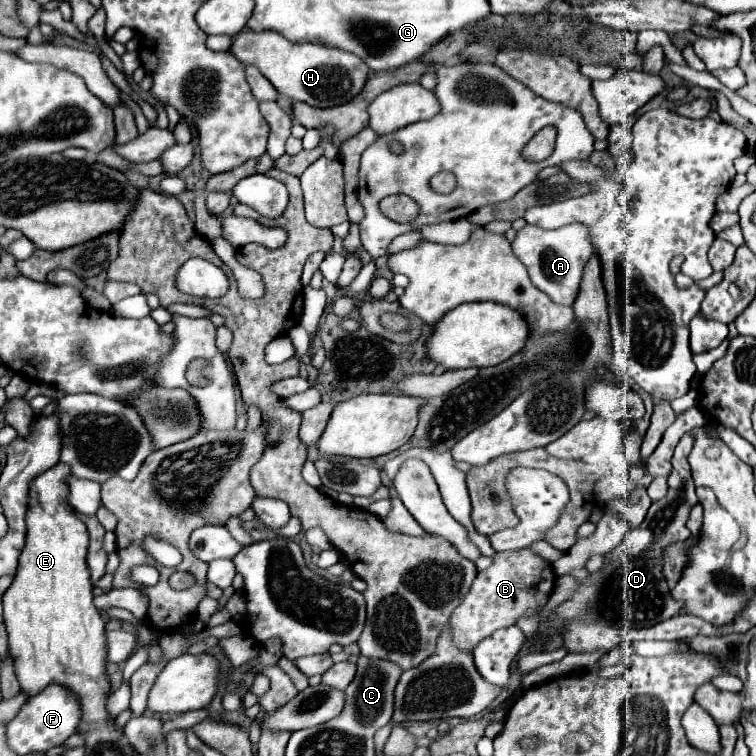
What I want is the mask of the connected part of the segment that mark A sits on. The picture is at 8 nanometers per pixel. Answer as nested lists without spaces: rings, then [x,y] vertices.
[[[572,223],[556,231],[526,225],[516,233],[516,239],[512,241],[512,249],[516,257],[526,265],[532,285],[544,291],[554,303],[560,303],[560,305],[574,303],[580,289],[582,269],[590,259],[590,255],[596,253],[596,245],[592,243],[592,239],[588,239],[586,225],[580,225],[580,223]]]

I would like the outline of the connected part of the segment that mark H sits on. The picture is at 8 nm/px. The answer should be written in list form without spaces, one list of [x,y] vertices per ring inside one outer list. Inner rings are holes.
[[[244,29],[236,35],[230,51],[238,61],[254,65],[276,87],[280,95],[292,97],[294,101],[304,101],[312,107],[334,107],[348,103],[362,91],[370,71],[368,65],[360,61],[360,57],[348,51],[320,43],[290,43],[280,33],[272,31],[256,33]]]

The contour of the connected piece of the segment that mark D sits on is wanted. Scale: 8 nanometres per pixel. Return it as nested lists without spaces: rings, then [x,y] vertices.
[[[684,435],[676,445],[672,457],[672,473],[668,477],[666,497],[652,503],[646,519],[638,527],[628,529],[620,545],[606,555],[606,565],[602,567],[602,571],[590,575],[588,579],[588,583],[598,585],[600,589],[596,603],[598,613],[612,625],[618,623],[630,625],[636,621],[638,627],[652,627],[658,621],[670,619],[676,613],[680,613],[680,601],[672,599],[670,595],[670,587],[662,575],[662,563],[664,563],[664,549],[668,545],[690,537],[686,521],[692,507],[698,503],[688,463],[690,449],[692,449],[692,437]]]

